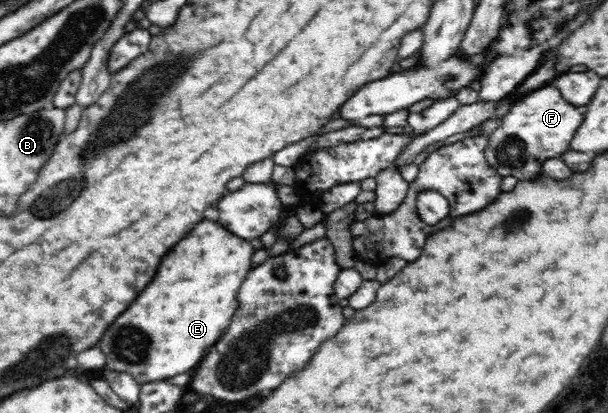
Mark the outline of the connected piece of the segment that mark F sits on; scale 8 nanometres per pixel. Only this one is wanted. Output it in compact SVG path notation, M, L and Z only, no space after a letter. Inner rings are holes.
M545 84L514 101L509 112L501 118L501 126L487 135L490 142L485 148L485 157L487 157L489 165L497 169L501 178L515 176L519 181L531 180L542 172L545 160L559 157L570 149L581 122L583 122L583 109L567 102L554 84Z

